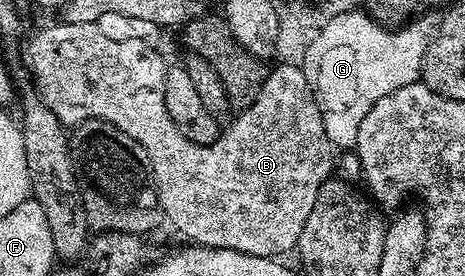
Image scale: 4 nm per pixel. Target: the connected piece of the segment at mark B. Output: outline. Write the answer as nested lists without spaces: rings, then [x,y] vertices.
[[[56,22],[49,24],[46,28],[41,28],[25,44],[25,60],[29,63],[28,75],[31,77],[43,103],[48,106],[59,118],[59,122],[66,126],[76,126],[82,124],[84,120],[106,120],[111,122],[123,134],[135,138],[147,150],[149,164],[157,164],[157,174],[153,177],[153,183],[157,185],[159,197],[159,207],[166,221],[170,220],[183,235],[186,241],[202,248],[226,248],[235,250],[243,254],[252,256],[267,256],[270,258],[284,257],[284,252],[292,253],[299,242],[299,234],[303,234],[303,222],[307,222],[307,214],[311,214],[311,206],[315,206],[315,198],[319,198],[319,186],[323,186],[325,180],[330,179],[335,172],[335,149],[327,138],[327,130],[323,130],[323,118],[319,106],[315,102],[315,94],[305,77],[304,67],[293,64],[281,64],[277,69],[270,71],[266,75],[263,86],[259,90],[259,98],[251,106],[240,109],[237,116],[228,125],[224,125],[223,131],[213,144],[196,144],[183,134],[179,134],[179,126],[171,122],[171,114],[167,114],[167,102],[163,94],[163,82],[165,81],[165,70],[167,60],[164,60],[156,51],[152,44],[144,44],[142,40],[132,40],[131,42],[115,42],[115,38],[107,38],[104,34],[99,34],[96,24],[67,24]]]

